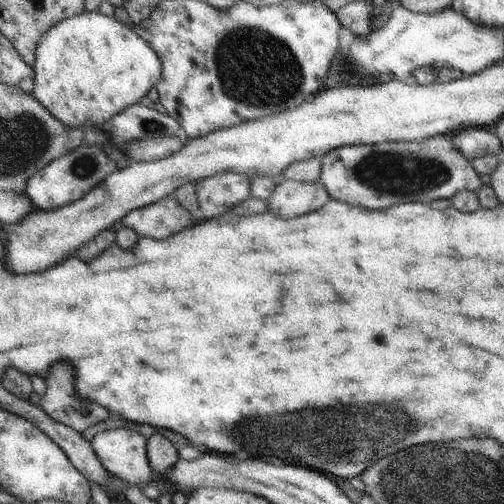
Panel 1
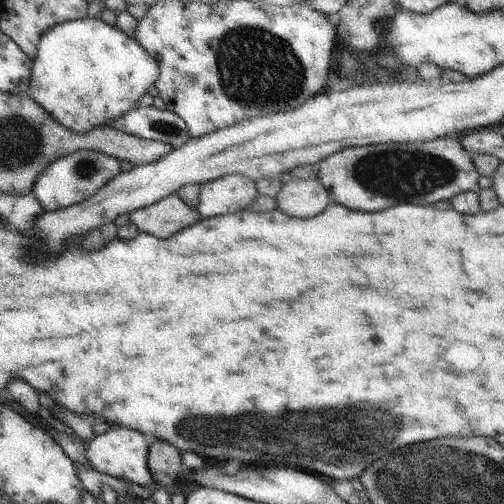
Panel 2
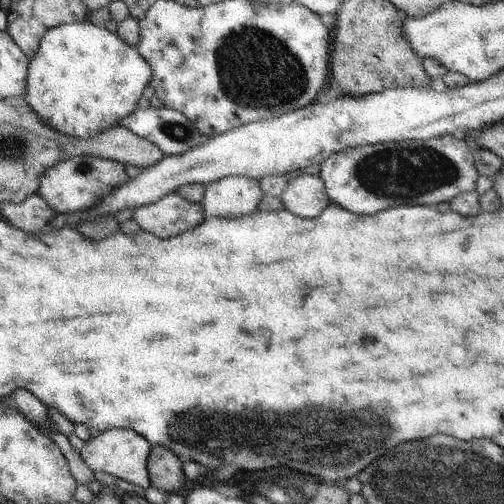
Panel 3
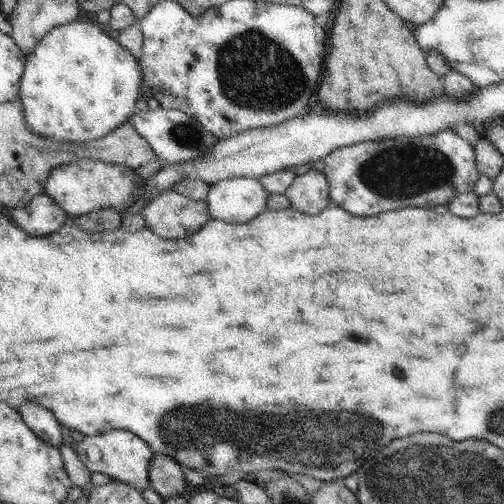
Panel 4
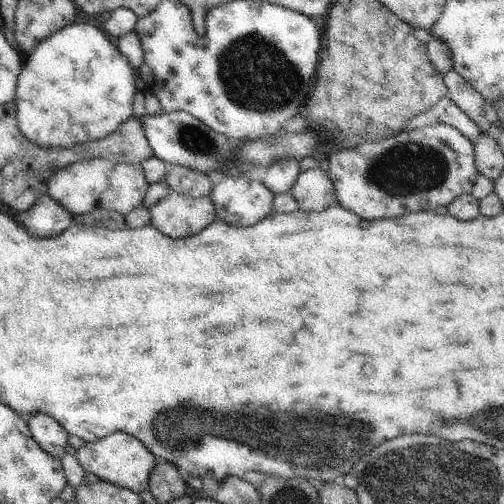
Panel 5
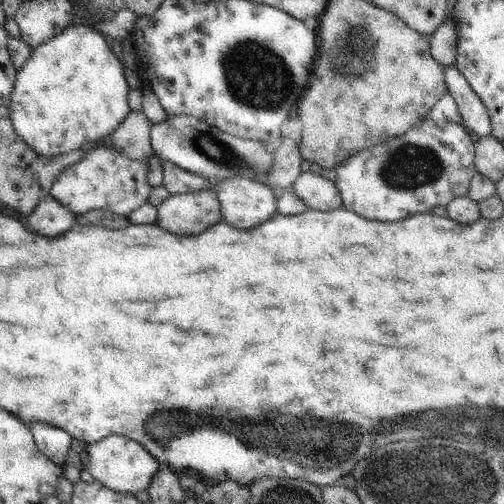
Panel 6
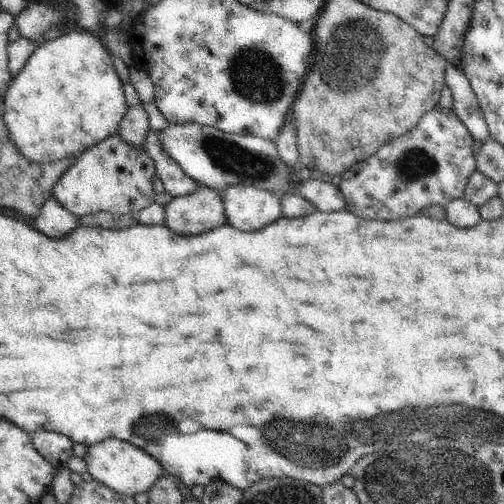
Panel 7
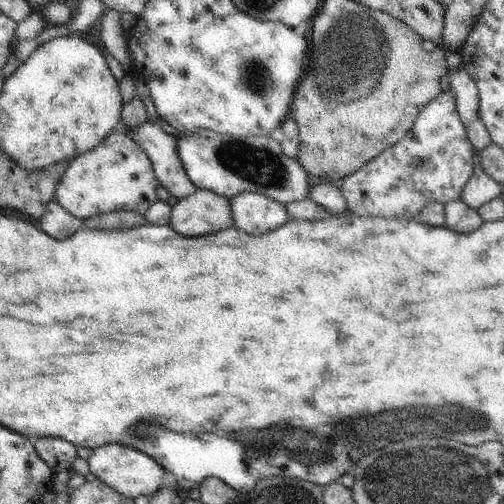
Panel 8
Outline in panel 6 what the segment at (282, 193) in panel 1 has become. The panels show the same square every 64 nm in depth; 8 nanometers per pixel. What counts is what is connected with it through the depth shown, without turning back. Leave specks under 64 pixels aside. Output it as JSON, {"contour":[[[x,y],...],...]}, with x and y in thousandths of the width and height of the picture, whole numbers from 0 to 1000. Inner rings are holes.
{"contour":[[[629,333],[613,341],[597,341],[581,361],[577,381],[581,389],[593,393],[593,401],[605,413],[617,413],[617,417],[661,417],[677,409],[677,393],[665,377],[661,357],[649,357],[641,341]]]}

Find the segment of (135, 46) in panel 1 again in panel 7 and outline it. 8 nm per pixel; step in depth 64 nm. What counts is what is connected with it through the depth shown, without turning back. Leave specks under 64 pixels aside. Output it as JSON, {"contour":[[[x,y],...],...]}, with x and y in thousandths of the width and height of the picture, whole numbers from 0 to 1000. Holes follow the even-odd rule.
{"contour":[[[165,60],[85,83],[62,103],[46,135],[26,151],[22,171],[2,202],[18,270],[50,313],[73,325],[105,325],[137,310],[157,310],[232,262],[256,210],[248,206],[244,167],[220,115],[224,107],[216,107],[216,99],[208,99],[208,91],[181,63]]]}

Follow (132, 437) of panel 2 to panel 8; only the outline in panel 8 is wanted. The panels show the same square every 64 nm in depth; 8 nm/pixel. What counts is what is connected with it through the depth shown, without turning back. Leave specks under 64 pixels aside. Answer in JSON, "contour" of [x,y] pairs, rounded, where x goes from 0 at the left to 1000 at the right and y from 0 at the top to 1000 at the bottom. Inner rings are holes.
{"contour":[[[220,877],[204,881],[200,889],[181,893],[173,921],[177,921],[177,937],[188,944],[192,956],[204,956],[220,972],[228,972],[260,992],[280,980],[300,988],[319,968],[319,948],[323,948],[323,933],[327,933],[327,929],[319,929],[319,921],[312,921],[292,901],[264,893],[256,885],[244,885],[244,881],[220,881]]]}

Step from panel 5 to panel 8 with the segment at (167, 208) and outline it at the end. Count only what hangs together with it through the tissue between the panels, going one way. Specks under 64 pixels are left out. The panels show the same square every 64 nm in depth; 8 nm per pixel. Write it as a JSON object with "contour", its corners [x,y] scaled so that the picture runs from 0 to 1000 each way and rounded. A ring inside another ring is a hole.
{"contour":[[[387,377],[339,409],[335,448],[363,468],[403,468],[458,448],[458,401],[419,377]]]}

